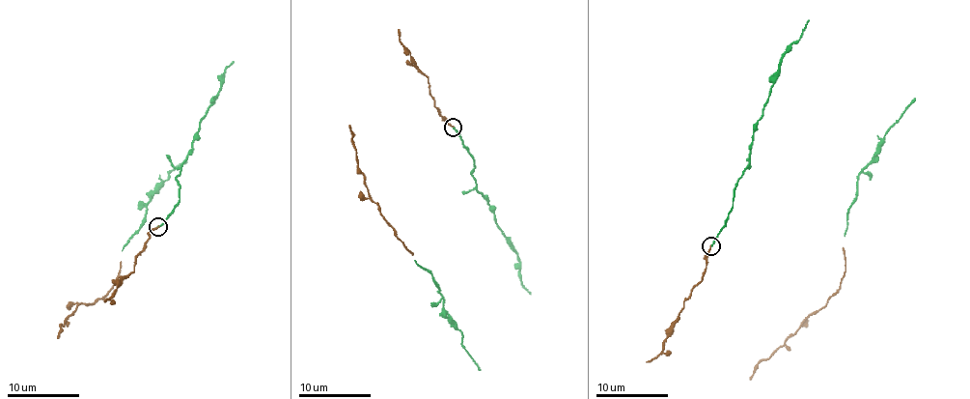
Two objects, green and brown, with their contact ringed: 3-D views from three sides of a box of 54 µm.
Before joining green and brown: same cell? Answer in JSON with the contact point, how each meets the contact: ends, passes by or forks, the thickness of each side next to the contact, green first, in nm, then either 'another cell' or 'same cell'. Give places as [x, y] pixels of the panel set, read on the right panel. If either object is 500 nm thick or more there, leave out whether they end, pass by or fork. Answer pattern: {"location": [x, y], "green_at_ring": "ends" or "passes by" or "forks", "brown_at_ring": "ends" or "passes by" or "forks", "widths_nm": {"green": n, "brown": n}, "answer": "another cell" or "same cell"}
{"location": [711, 246], "green_at_ring": "ends", "brown_at_ring": "ends", "widths_nm": {"green": 150, "brown": 150}, "answer": "same cell"}

